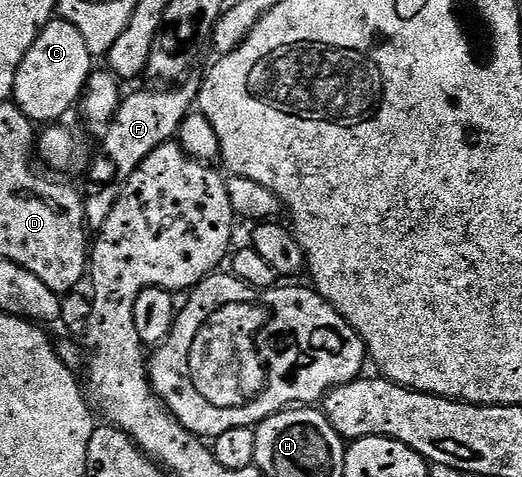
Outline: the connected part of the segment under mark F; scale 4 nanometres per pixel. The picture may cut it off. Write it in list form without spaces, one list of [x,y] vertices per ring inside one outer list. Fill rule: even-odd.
[[[185,79],[179,86],[161,87],[164,88],[161,92],[132,92],[129,96],[127,93],[121,99],[118,110],[103,129],[104,156],[116,168],[111,168],[106,161],[100,160],[97,164],[95,161],[86,172],[89,182],[96,187],[92,196],[83,197],[84,218],[89,229],[99,230],[106,218],[110,218],[110,210],[114,210],[120,189],[130,174],[134,174],[134,170],[138,170],[138,166],[142,166],[142,162],[146,162],[146,158],[158,150],[158,146],[177,139],[184,120],[193,111],[200,94],[201,81],[192,79]]]

